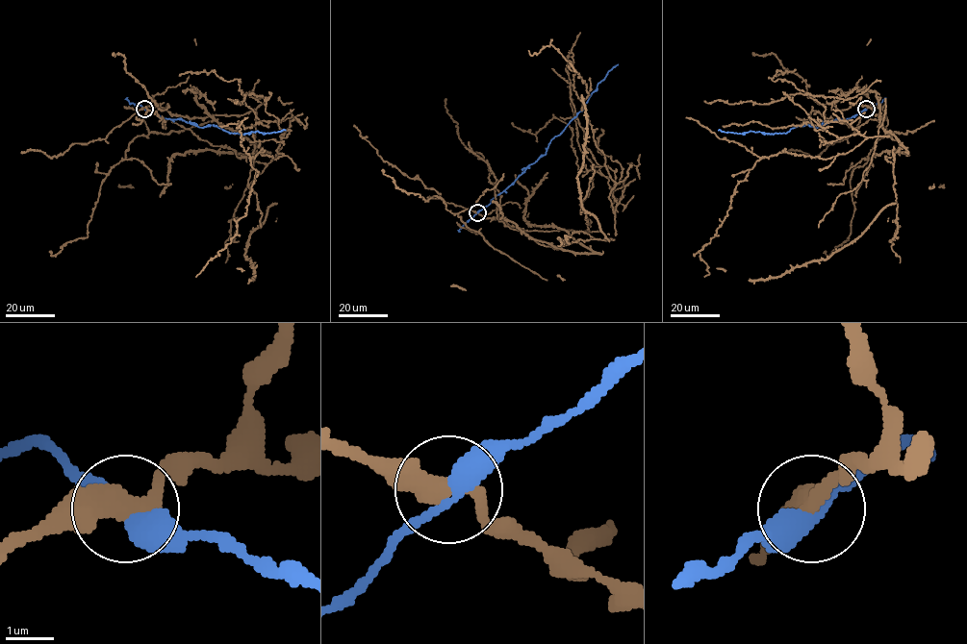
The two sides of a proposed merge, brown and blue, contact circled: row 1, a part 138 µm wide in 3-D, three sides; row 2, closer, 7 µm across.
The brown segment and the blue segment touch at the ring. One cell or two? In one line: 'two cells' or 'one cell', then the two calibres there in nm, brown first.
two cells; 420 nm thick on the brown side, 360 nm on the other

